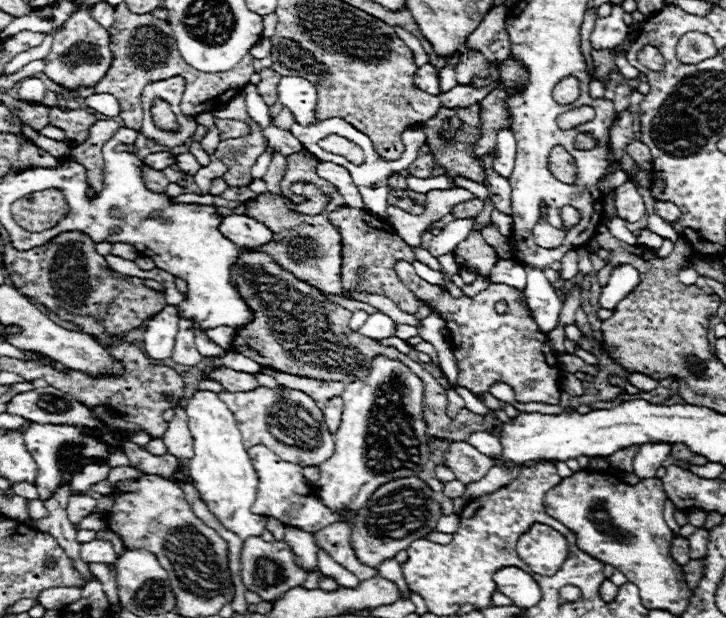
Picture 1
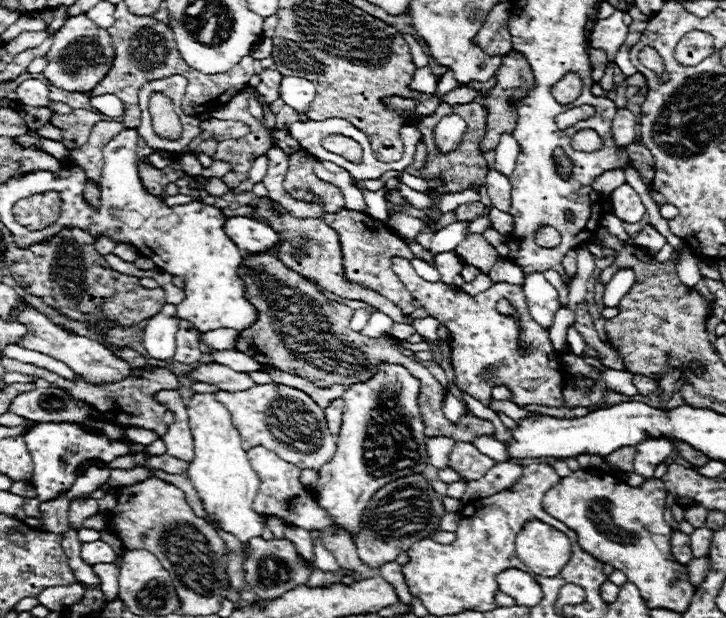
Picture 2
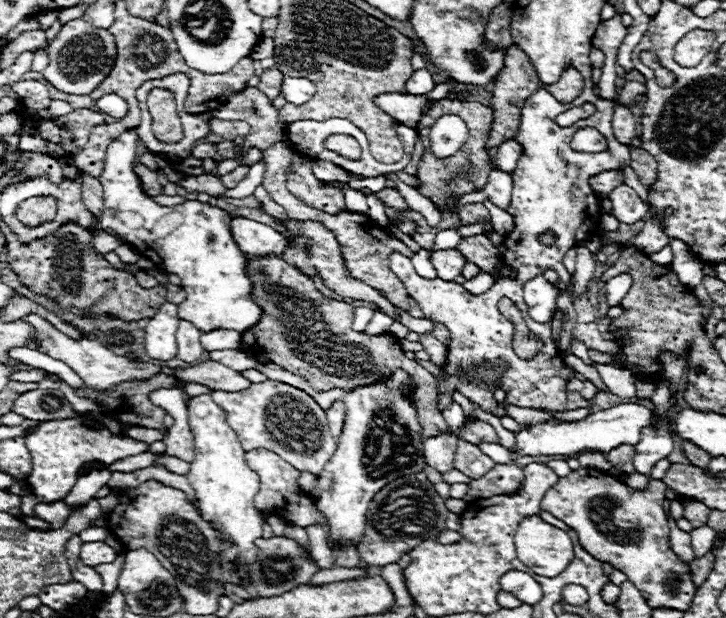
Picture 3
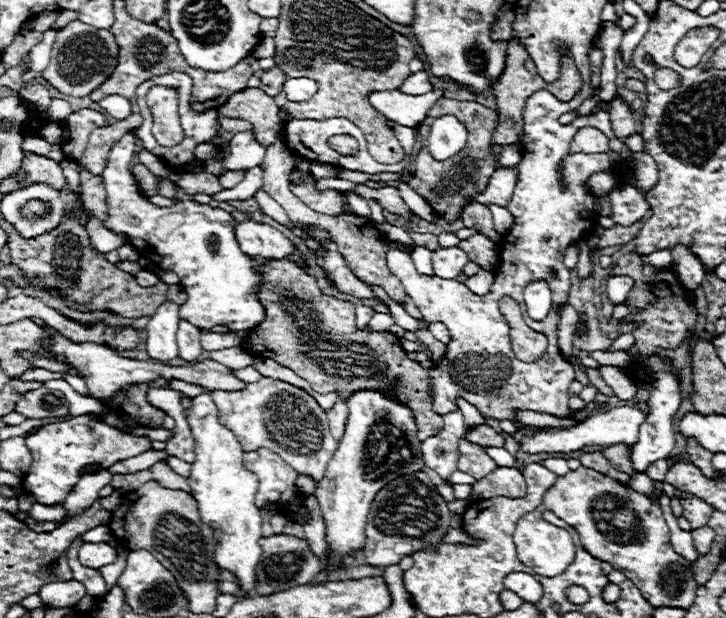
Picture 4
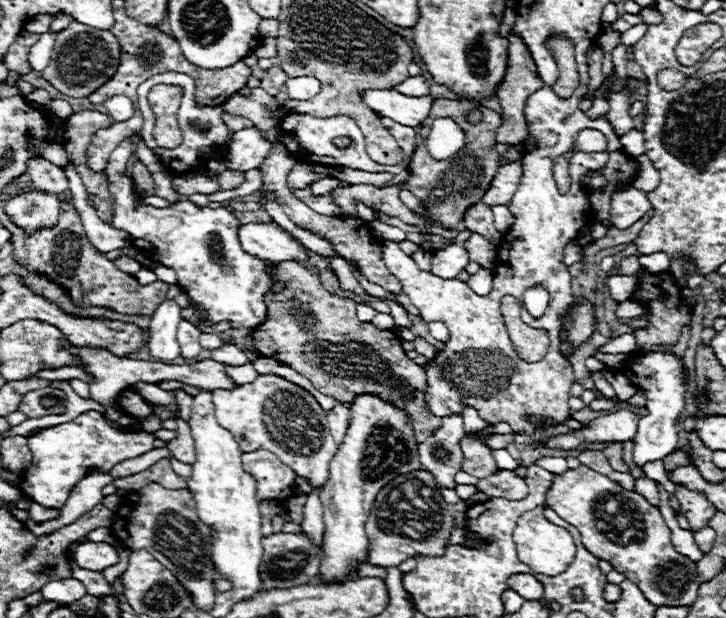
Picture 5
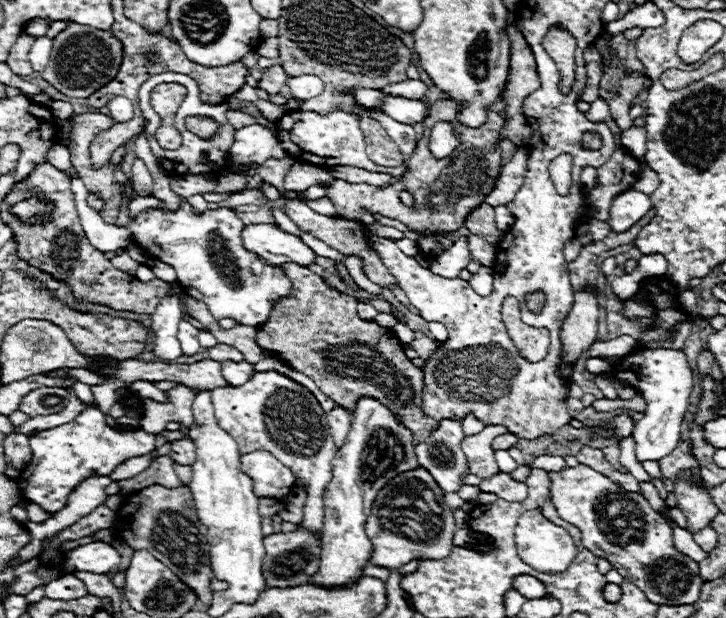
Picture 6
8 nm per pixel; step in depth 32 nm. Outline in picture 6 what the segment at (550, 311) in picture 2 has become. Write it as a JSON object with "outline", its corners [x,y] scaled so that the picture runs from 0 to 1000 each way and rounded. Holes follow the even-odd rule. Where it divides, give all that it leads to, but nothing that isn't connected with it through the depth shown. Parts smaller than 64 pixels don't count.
{"outline":[[[736,472],[736,476],[725,476],[722,485],[725,485],[725,498],[727,498],[727,502],[744,505],[744,502],[749,498],[752,479],[749,479],[749,472]]]}

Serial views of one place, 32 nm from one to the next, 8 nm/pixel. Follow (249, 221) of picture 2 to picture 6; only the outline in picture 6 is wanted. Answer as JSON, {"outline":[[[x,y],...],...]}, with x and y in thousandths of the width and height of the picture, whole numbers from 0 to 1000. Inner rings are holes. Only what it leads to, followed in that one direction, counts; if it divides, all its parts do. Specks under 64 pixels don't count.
{"outline":[[[342,362],[333,372],[333,392],[339,405],[375,424],[377,430],[391,424],[408,424],[424,430],[433,424],[433,408],[405,379],[386,372],[380,362]]]}

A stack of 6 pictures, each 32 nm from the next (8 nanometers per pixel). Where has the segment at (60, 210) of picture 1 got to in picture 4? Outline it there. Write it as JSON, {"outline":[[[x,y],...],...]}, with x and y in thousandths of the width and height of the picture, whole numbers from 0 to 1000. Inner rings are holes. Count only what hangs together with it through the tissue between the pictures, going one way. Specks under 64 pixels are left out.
{"outline":[[[44,324],[33,330],[33,340],[28,346],[33,346],[33,353],[50,353],[55,346],[61,346],[61,340],[66,340],[66,330],[55,327],[55,324]]]}

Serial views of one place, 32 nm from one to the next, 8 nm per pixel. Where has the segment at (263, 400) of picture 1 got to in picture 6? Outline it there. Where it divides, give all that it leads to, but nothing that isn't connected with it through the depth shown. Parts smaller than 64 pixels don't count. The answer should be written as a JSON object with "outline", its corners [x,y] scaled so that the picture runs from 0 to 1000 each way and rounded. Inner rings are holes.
{"outline":[[[353,602],[353,608],[322,628],[295,628],[292,654],[303,693],[314,696],[328,718],[331,735],[350,728],[369,728],[391,754],[397,754],[408,773],[424,786],[424,806],[419,816],[416,851],[435,864],[444,861],[446,812],[444,799],[457,773],[457,741],[463,735],[463,718],[452,696],[449,667],[438,647],[413,621],[383,602]]]}

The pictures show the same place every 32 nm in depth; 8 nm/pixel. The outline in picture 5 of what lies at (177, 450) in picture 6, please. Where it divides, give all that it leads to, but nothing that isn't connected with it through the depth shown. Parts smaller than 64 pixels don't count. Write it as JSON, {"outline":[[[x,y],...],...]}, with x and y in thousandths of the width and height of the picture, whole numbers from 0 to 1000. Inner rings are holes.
{"outline":[[[242,676],[242,686],[245,686],[245,693],[242,693],[245,706],[240,712],[229,715],[229,722],[234,728],[234,738],[245,741],[248,748],[264,751],[270,738],[267,738],[267,712],[262,706],[262,689],[251,676]]]}

